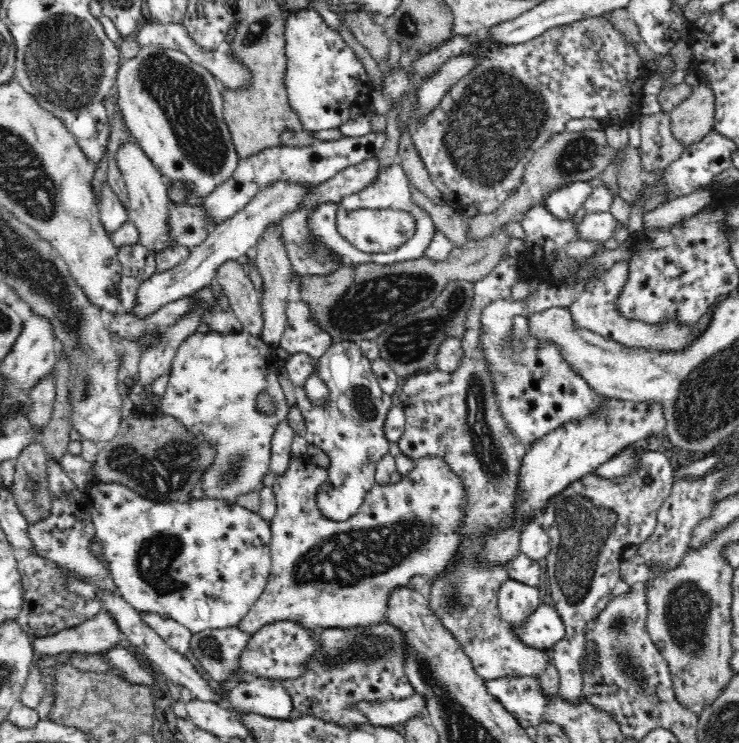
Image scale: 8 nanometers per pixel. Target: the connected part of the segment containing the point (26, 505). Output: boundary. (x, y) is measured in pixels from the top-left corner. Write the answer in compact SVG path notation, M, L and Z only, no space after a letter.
M40 443L29 444L15 458L15 475L11 493L28 524L51 515L53 496L48 489L48 458Z

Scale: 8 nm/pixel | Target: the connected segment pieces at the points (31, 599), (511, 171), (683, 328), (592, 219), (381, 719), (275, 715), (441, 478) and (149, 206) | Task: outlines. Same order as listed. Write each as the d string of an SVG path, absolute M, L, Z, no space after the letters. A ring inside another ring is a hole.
M30 553L18 563L20 583L22 583L22 608L16 618L20 626L32 638L52 636L61 630L68 630L92 618L96 612L102 610L101 598L86 598L78 594L71 594L67 584L74 579L95 584L90 578L74 573L63 564L39 557Z
M606 13L582 19L550 29L546 34L522 44L500 44L483 33L478 34L477 40L469 39L469 35L450 34L448 40L434 44L428 52L416 51L412 54L409 69L400 64L392 68L381 62L380 84L372 86L367 114L376 113L387 118L390 111L396 111L396 125L400 134L406 129L412 137L416 154L420 155L444 201L448 204L460 202L465 206L476 206L484 216L490 216L503 204L506 196L514 193L524 176L526 165L535 152L550 140L551 136L564 132L569 120L594 118L602 127L626 127L640 120L642 114L639 98L650 74L636 48L614 28L609 18L610 14ZM460 55L474 55L478 64L442 96L434 111L419 118L415 110L420 85L445 62ZM404 96L408 96L414 110L413 116L408 118L406 124L399 120Z
M622 262L612 266L608 272L602 276L600 282L594 282L587 286L587 289L573 302L569 311L576 327L588 329L595 334L607 337L626 347L637 347L658 351L682 351L686 349L696 338L701 326L678 325L676 321L664 323L661 327L650 325L639 320L630 320L622 312L617 310L617 298L621 286L627 280L629 264Z
M611 212L587 213L580 222L578 235L584 240L608 241L619 230L628 228L626 223L620 223Z
M416 693L400 701L361 701L357 704L357 710L370 725L380 727L393 727L426 714L424 698Z
M256 677L253 680L240 681L231 688L227 700L234 710L248 714L252 712L272 720L290 720L290 715L295 710L290 693L284 689L284 682L270 678Z
M310 452L299 457L293 457L290 459L288 470L283 476L277 478L273 493L277 502L277 511L274 518L269 522L271 528L272 540L269 543L271 548L271 573L264 589L264 592L260 595L260 598L252 605L252 608L248 611L248 614L240 622L239 629L244 633L252 636L255 632L258 632L263 626L272 624L282 620L292 620L299 622L302 626L314 630L333 629L333 628L354 628L354 627L371 627L382 623L388 623L387 620L387 608L391 594L400 587L410 587L410 580L414 576L423 576L426 578L426 588L423 590L427 592L431 584L436 578L441 577L450 565L455 565L461 559L461 544L465 541L465 534L461 532L460 525L463 527L463 520L465 517L464 509L467 505L467 492L464 481L450 468L447 462L444 462L437 456L422 456L420 460L415 461L415 467L406 476L403 476L402 480L398 484L388 484L381 486L376 484L373 488L370 488L368 494L364 496L362 504L358 508L358 512L354 516L350 516L348 520L330 520L327 516L323 515L323 512L319 509L317 504L317 496L322 491L322 486L327 479L326 467L317 465L314 460L315 452Z
M136 141L122 142L116 150L116 165L122 173L126 190L128 191L129 221L136 224L140 231L140 245L152 252L161 252L171 245L176 244L169 236L168 204L170 204L165 179L158 171L158 167L146 156Z

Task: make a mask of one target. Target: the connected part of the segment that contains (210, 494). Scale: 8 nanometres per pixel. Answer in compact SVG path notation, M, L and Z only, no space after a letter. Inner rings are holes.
M208 331L205 334L195 333L192 334L187 340L184 340L184 343L180 344L180 347L176 350L176 355L171 364L171 370L169 371L169 381L168 386L166 387L165 393L160 396L160 413L164 413L165 415L170 415L174 417L178 421L178 423L184 425L184 429L186 431L192 433L196 439L200 440L202 443L206 443L206 445L210 445L210 447L214 447L214 460L212 460L212 464L204 470L204 474L201 476L200 489L202 489L204 499L216 499L222 500L224 503L228 503L231 505L236 505L236 501L238 500L238 496L241 494L248 494L250 492L254 492L257 490L257 487L260 484L263 484L264 487L264 478L266 474L268 474L270 457L271 453L271 444L272 435L276 430L276 426L282 422L285 418L287 418L289 413L289 405L286 399L284 398L284 391L280 386L280 382L278 381L278 371L279 371L279 363L277 352L271 348L268 344L265 344L261 338L256 338L252 334L248 333L233 333L230 335L224 335L214 331ZM260 393L266 393L273 402L274 411L270 413L265 413L263 411L258 410L257 407L257 398Z

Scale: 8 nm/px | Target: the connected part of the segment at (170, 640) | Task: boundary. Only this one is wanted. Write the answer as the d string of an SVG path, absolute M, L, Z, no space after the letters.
M146 613L141 617L166 641L170 648L188 655L190 640L193 635L188 628L176 623L175 620L164 619L164 617L152 613Z

